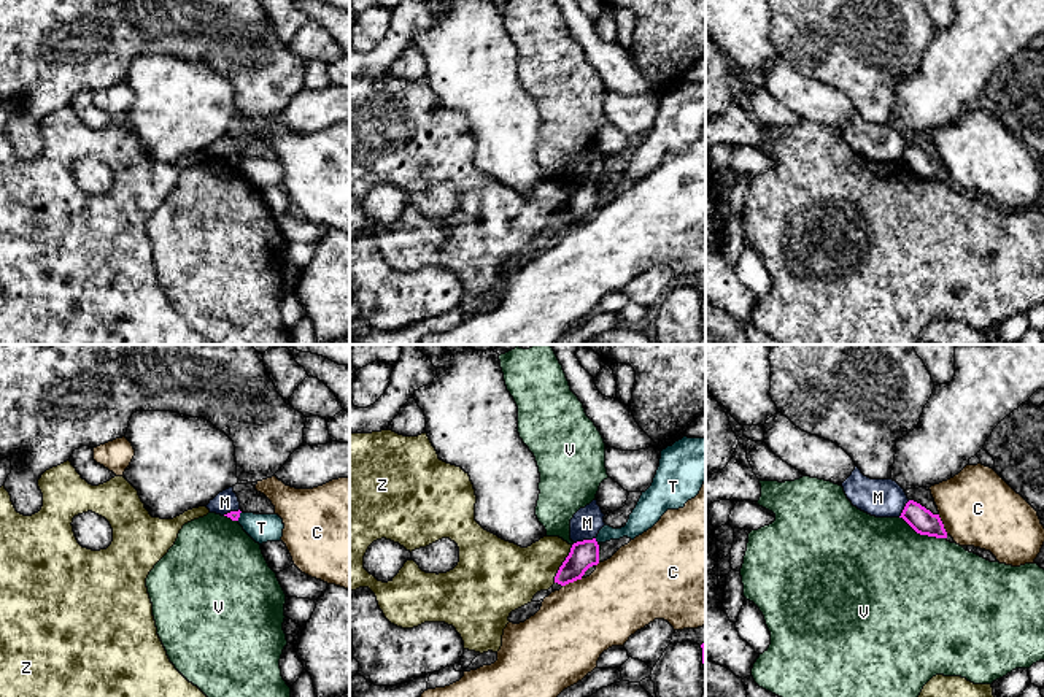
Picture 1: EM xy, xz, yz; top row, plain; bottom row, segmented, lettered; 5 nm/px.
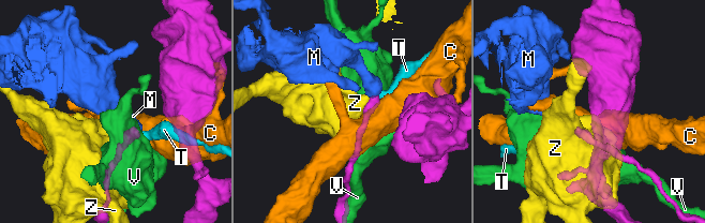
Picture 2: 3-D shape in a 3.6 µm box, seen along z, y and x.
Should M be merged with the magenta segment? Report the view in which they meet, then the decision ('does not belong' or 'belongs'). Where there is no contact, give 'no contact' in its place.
xz | does not belong

